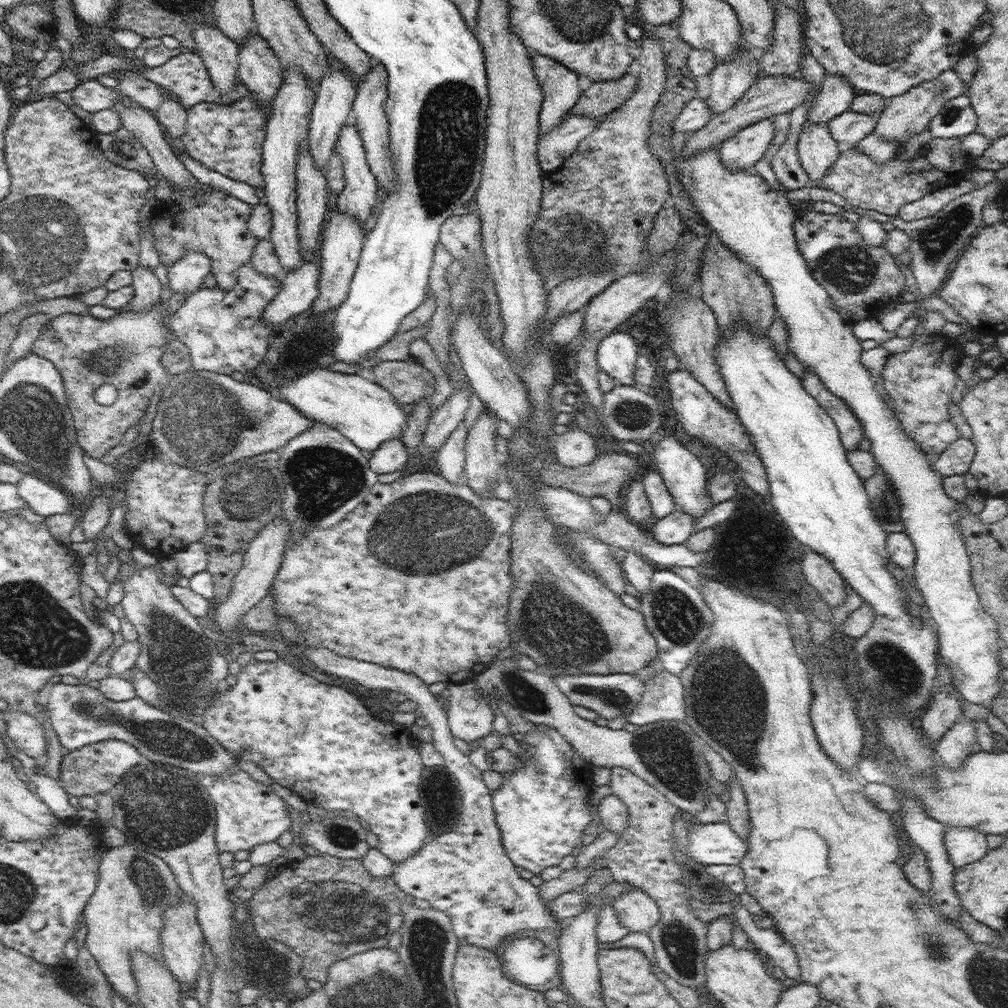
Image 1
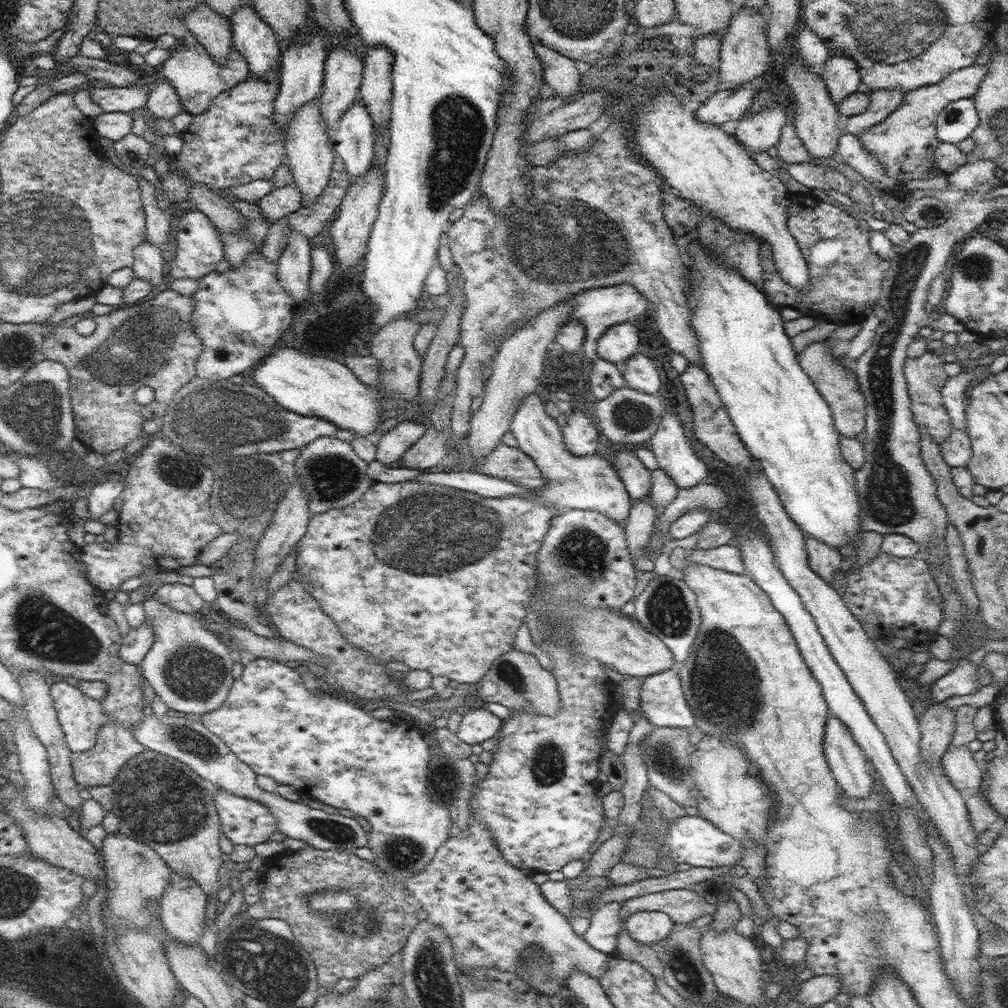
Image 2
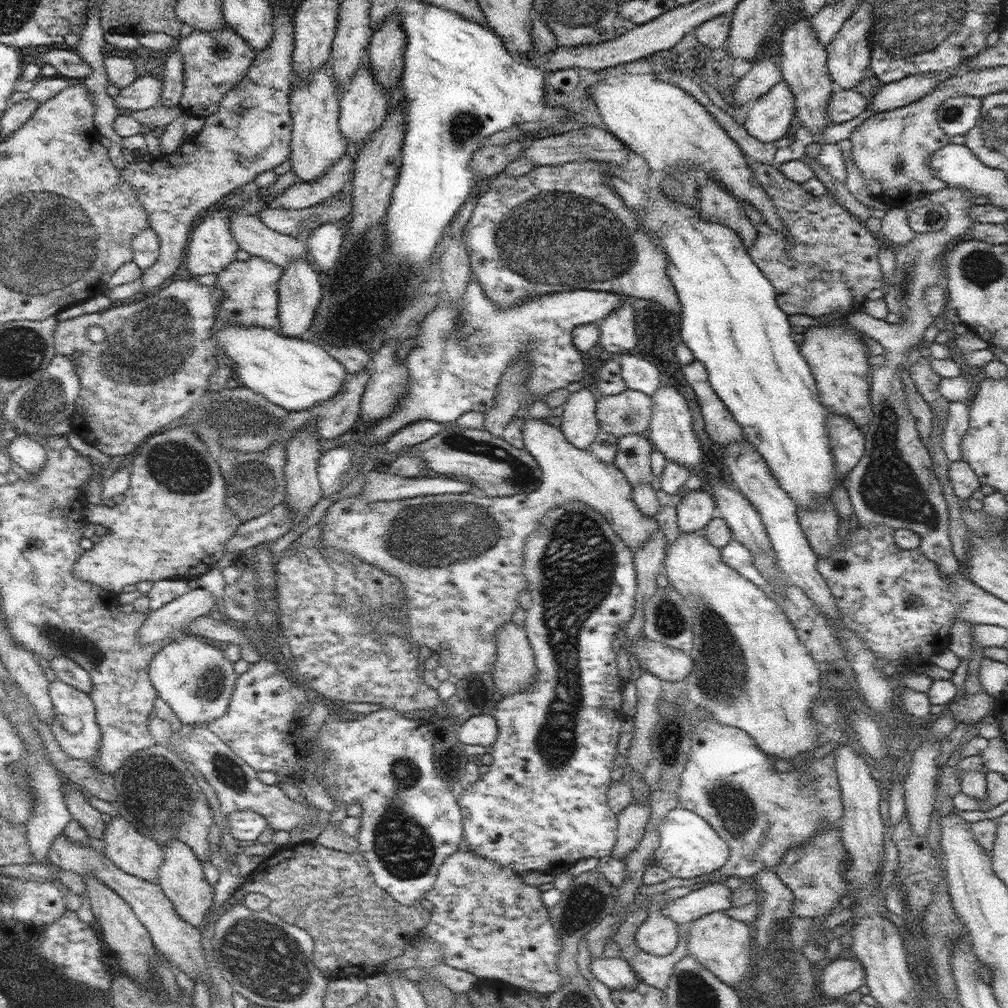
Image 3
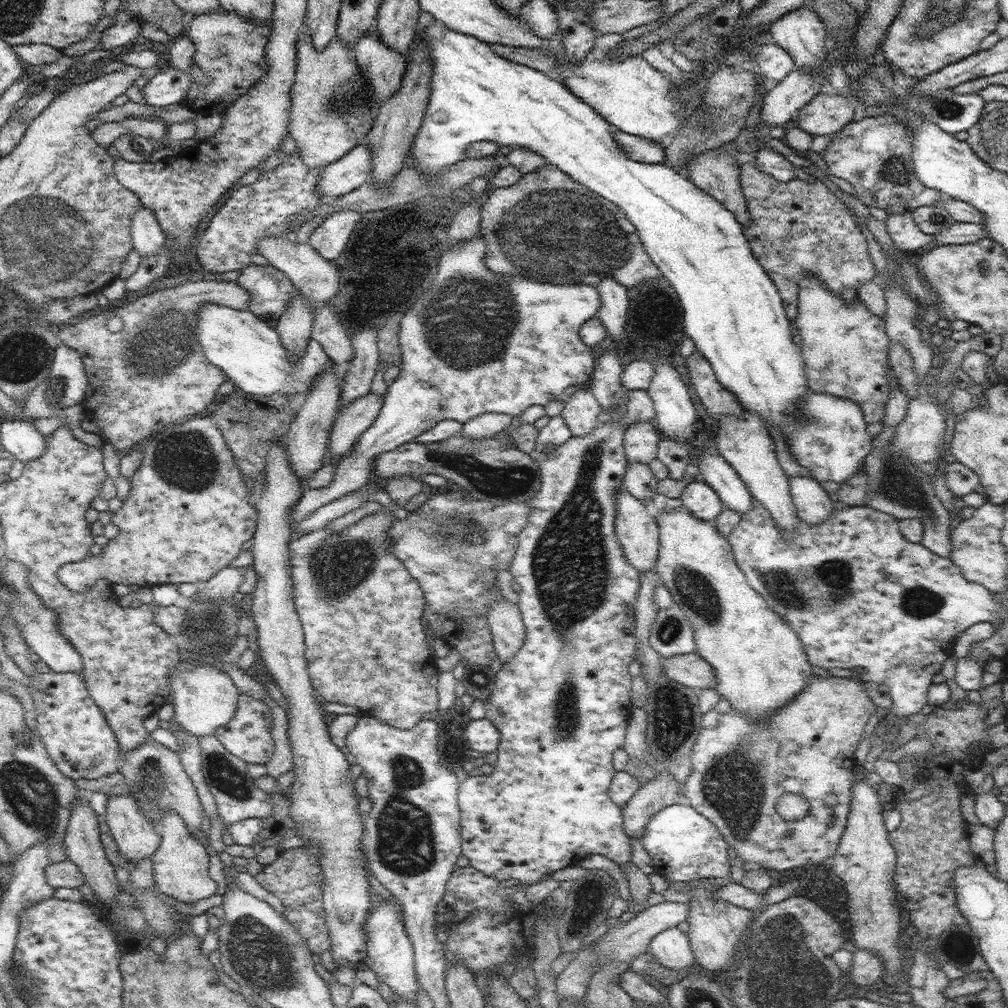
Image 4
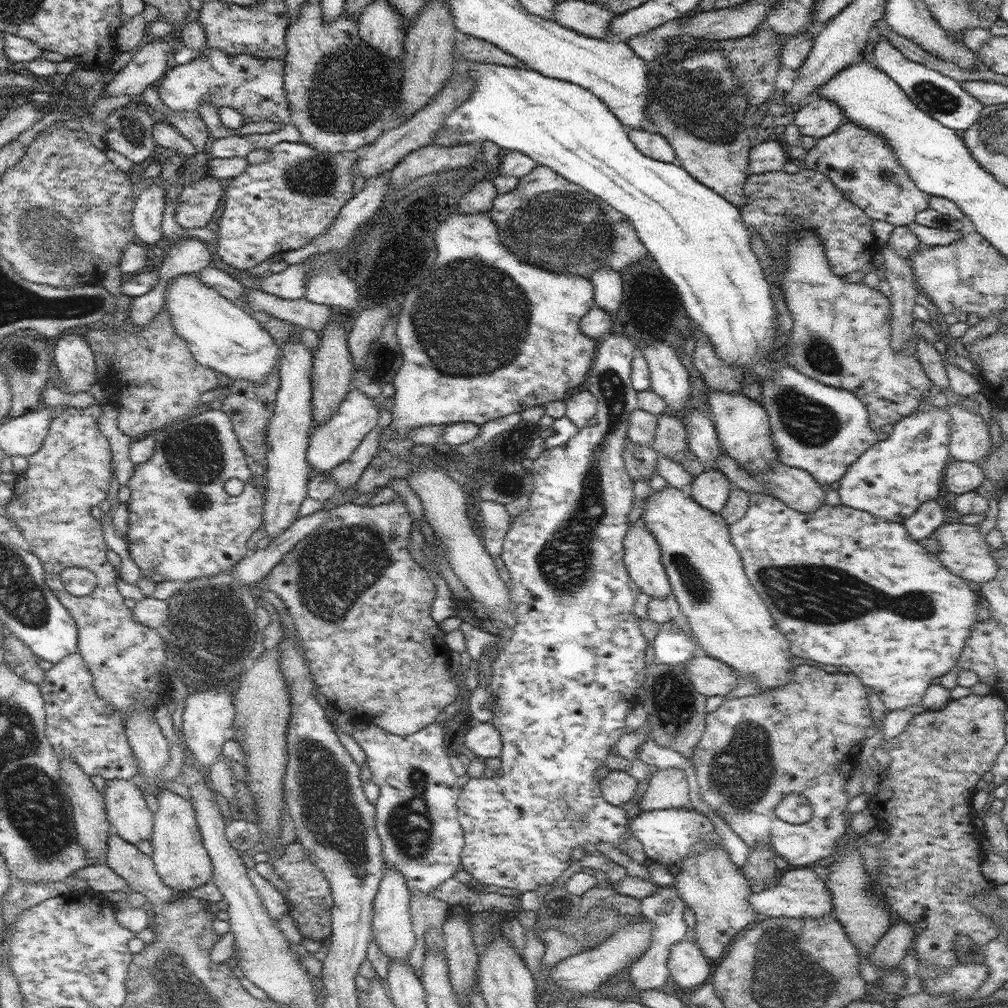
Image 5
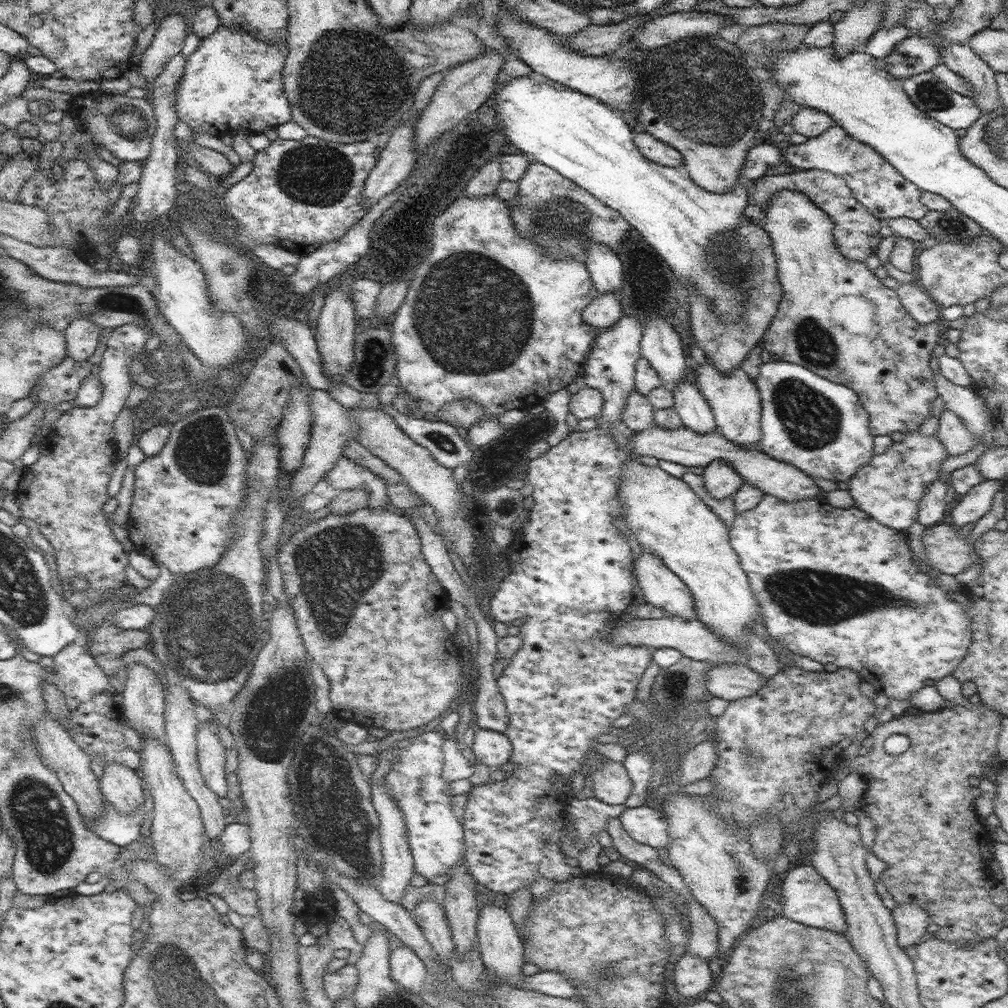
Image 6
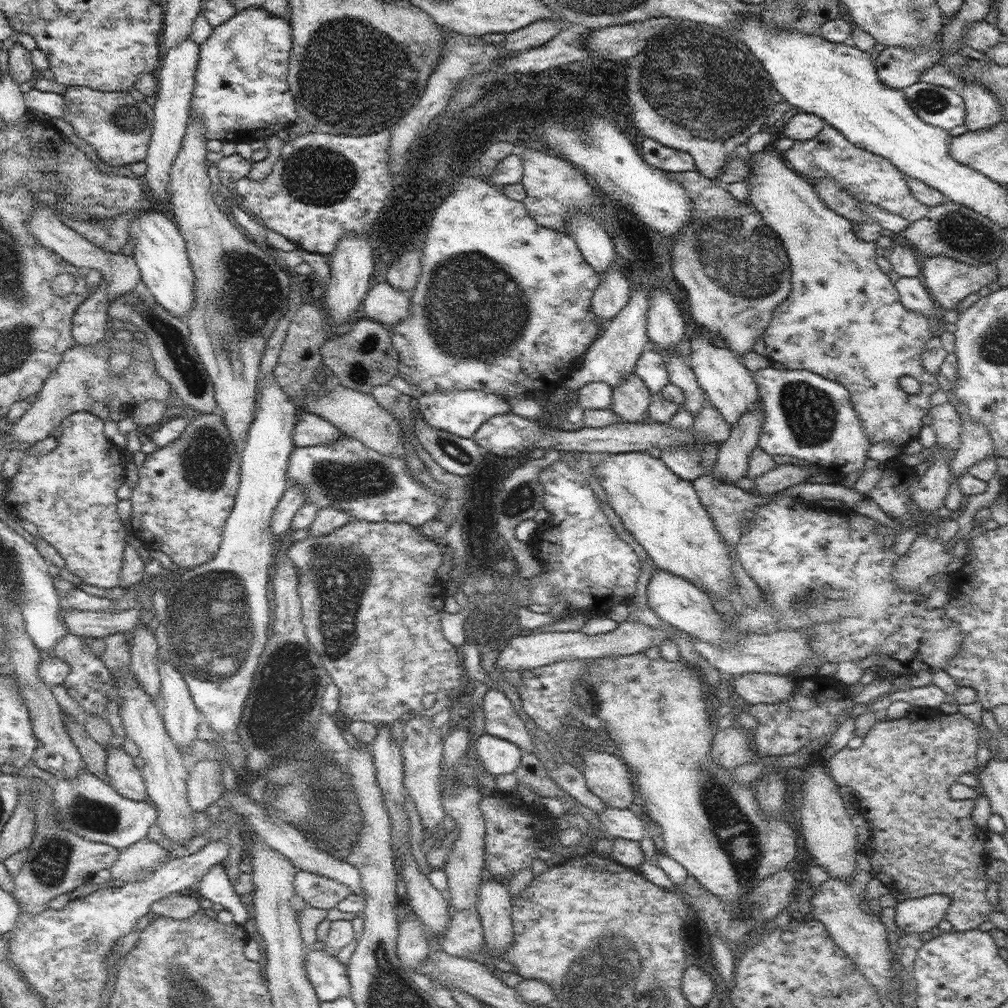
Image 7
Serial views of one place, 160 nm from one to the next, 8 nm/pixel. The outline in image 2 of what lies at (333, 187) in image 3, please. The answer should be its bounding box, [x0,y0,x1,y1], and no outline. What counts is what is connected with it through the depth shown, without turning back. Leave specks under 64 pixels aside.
[257,183,302,222]

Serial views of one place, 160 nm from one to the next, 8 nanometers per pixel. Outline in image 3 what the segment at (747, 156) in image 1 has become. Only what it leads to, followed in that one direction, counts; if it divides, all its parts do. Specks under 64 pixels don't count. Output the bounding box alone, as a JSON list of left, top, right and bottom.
[742,80,796,143]

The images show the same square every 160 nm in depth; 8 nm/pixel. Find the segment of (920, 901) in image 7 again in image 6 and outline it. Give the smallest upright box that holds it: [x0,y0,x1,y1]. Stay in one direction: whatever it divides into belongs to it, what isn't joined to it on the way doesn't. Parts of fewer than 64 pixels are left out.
[892,904,930,950]

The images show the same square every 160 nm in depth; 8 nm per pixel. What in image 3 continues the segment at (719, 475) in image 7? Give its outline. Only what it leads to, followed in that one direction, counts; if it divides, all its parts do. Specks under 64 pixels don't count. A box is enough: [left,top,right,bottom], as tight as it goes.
[676,489,717,533]

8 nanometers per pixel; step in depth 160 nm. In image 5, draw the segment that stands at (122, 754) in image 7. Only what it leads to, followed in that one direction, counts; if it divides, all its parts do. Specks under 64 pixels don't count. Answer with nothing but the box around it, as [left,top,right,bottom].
[103,779,154,845]

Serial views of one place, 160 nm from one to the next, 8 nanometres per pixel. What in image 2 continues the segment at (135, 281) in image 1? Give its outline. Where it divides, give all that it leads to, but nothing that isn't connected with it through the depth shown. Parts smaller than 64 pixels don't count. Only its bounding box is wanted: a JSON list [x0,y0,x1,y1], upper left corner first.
[131,241,167,288]

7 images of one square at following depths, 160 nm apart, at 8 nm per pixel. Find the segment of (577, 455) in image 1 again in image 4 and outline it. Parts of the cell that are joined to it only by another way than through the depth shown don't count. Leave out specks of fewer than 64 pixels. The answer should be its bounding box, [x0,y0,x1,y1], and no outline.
[561,389,601,437]

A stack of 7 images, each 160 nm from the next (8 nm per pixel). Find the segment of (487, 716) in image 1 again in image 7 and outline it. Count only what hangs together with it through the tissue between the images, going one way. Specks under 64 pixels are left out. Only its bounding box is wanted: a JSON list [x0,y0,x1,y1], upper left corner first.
[472,733,524,774]

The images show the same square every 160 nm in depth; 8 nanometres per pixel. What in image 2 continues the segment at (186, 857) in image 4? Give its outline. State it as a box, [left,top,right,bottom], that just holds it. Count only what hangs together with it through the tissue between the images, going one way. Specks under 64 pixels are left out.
[159,874,207,943]

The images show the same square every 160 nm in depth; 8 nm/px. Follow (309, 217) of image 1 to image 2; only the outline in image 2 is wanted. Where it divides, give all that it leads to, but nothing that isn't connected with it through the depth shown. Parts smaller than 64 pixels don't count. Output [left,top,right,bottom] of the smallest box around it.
[285,97,335,208]

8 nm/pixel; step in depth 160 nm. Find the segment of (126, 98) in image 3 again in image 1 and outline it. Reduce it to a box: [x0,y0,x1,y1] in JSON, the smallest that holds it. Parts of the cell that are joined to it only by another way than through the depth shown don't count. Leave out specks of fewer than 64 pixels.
[72,79,123,113]

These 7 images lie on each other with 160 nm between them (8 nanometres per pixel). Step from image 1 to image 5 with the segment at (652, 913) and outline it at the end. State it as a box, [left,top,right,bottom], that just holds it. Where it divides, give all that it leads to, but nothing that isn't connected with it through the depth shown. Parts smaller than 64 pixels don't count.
[667,936,712,988]

